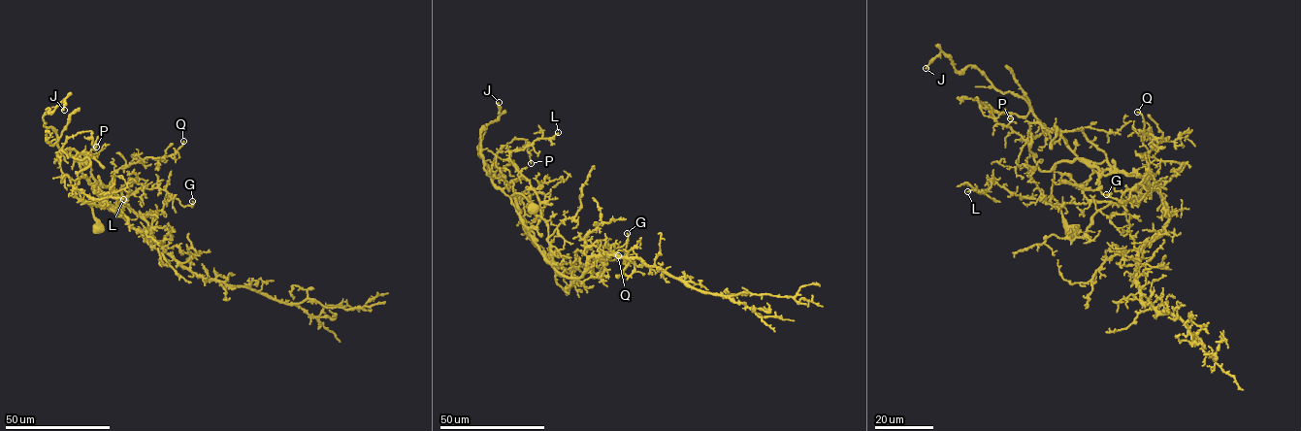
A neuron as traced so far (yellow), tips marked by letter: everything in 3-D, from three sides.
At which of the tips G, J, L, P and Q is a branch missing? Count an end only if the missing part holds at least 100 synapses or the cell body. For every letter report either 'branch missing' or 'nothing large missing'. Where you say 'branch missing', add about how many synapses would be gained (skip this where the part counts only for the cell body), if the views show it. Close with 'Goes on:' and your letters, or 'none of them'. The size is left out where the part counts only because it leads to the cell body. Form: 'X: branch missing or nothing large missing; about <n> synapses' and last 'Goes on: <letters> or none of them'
G: nothing large missing
J: nothing large missing
L: nothing large missing
P: nothing large missing
Q: nothing large missing
Goes on: none of them

